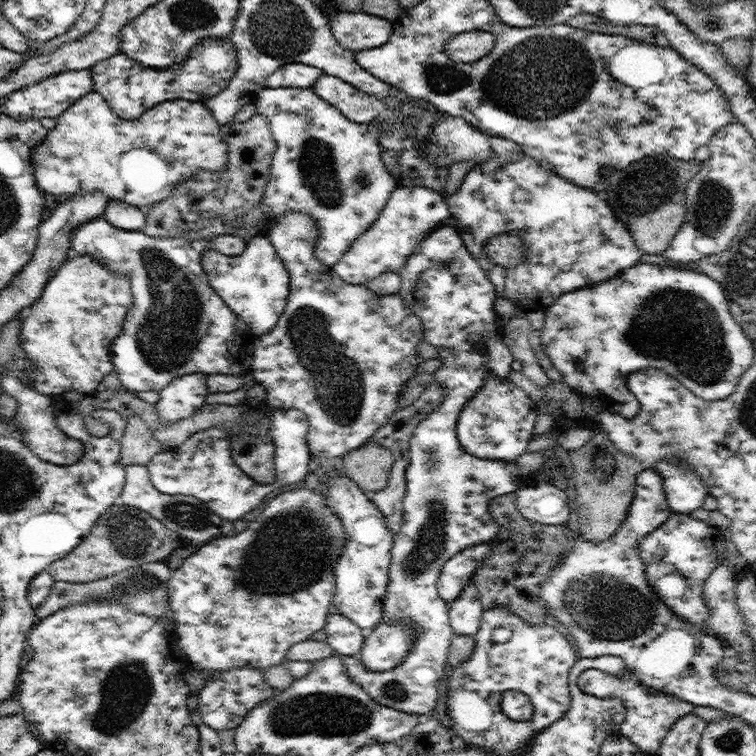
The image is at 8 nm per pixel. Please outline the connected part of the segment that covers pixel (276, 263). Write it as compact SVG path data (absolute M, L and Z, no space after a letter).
M266 236L255 237L247 242L245 251L239 255L222 254L215 250L215 247L205 248L202 255L202 264L210 286L218 293L218 296L226 302L230 310L243 320L248 328L257 337L270 332L278 322L286 308L290 294L290 273L286 270L282 259L277 255L274 245Z

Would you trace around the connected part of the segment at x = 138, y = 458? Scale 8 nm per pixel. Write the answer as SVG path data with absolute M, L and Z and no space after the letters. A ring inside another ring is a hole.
M133 414L121 438L121 461L124 466L147 465L156 453L162 452L162 443L150 432L147 422Z

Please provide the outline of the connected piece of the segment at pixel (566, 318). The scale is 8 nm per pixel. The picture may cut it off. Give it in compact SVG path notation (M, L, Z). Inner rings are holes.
M644 260L614 278L567 292L546 307L541 334L542 350L558 369L571 390L595 400L603 411L635 417L640 403L628 388L627 376L639 369L654 367L677 378L704 401L728 398L752 366L754 348L730 316L724 292L716 280L692 270L654 266Z

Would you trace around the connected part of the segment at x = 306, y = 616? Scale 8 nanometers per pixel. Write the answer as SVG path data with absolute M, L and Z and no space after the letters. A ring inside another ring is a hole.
M300 486L276 496L244 532L197 546L197 551L173 570L168 580L175 634L193 666L216 672L235 666L274 666L286 660L295 643L324 629L336 594L334 567L346 539L342 521L326 504L324 495Z

